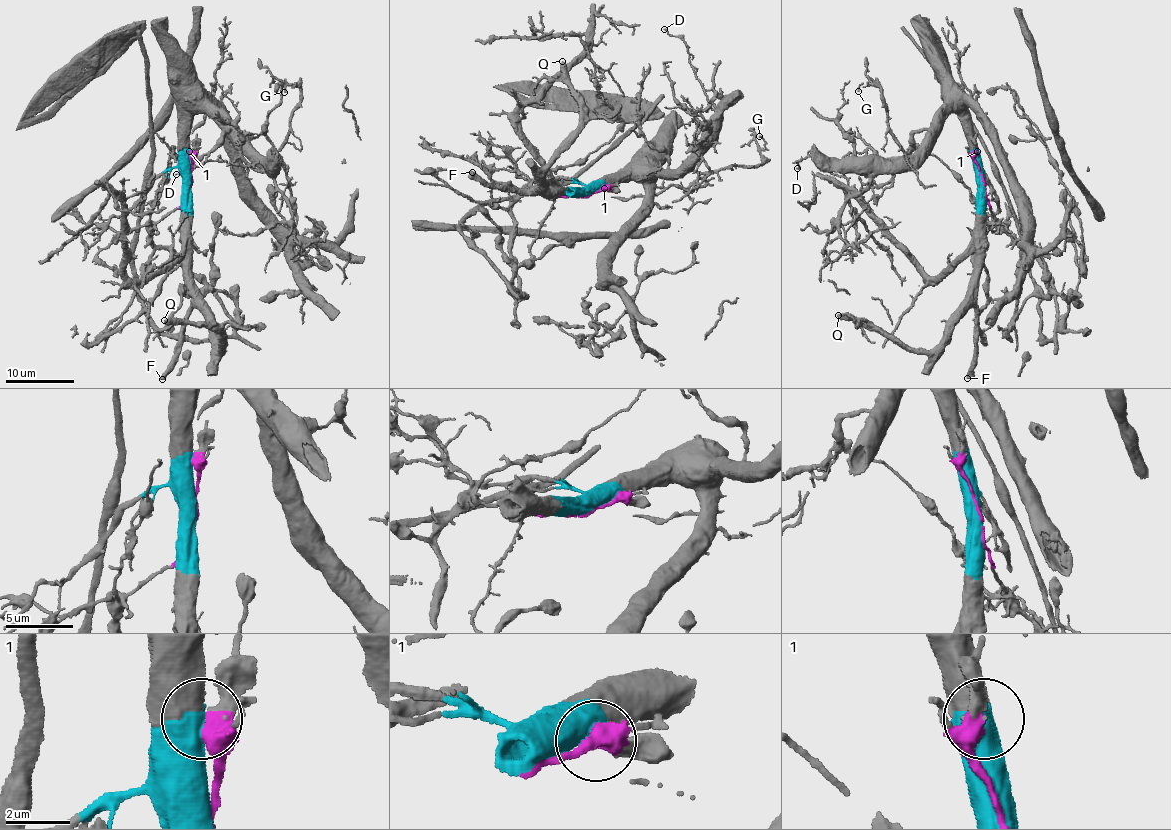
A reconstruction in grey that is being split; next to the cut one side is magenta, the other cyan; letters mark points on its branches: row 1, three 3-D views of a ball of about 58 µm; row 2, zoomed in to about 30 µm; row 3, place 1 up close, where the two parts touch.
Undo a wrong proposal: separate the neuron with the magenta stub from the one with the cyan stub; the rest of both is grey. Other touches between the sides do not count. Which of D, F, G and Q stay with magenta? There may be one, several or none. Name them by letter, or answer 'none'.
none

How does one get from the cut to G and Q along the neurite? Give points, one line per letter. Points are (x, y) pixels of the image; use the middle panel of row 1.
G: (588, 194), (633, 175), (677, 177), (685, 169), (710, 173), (729, 165), (761, 165), (765, 147), (758, 135)
Q: (588, 194), (531, 194), (536, 191), (554, 153), (578, 127), (578, 96), (562, 61)

